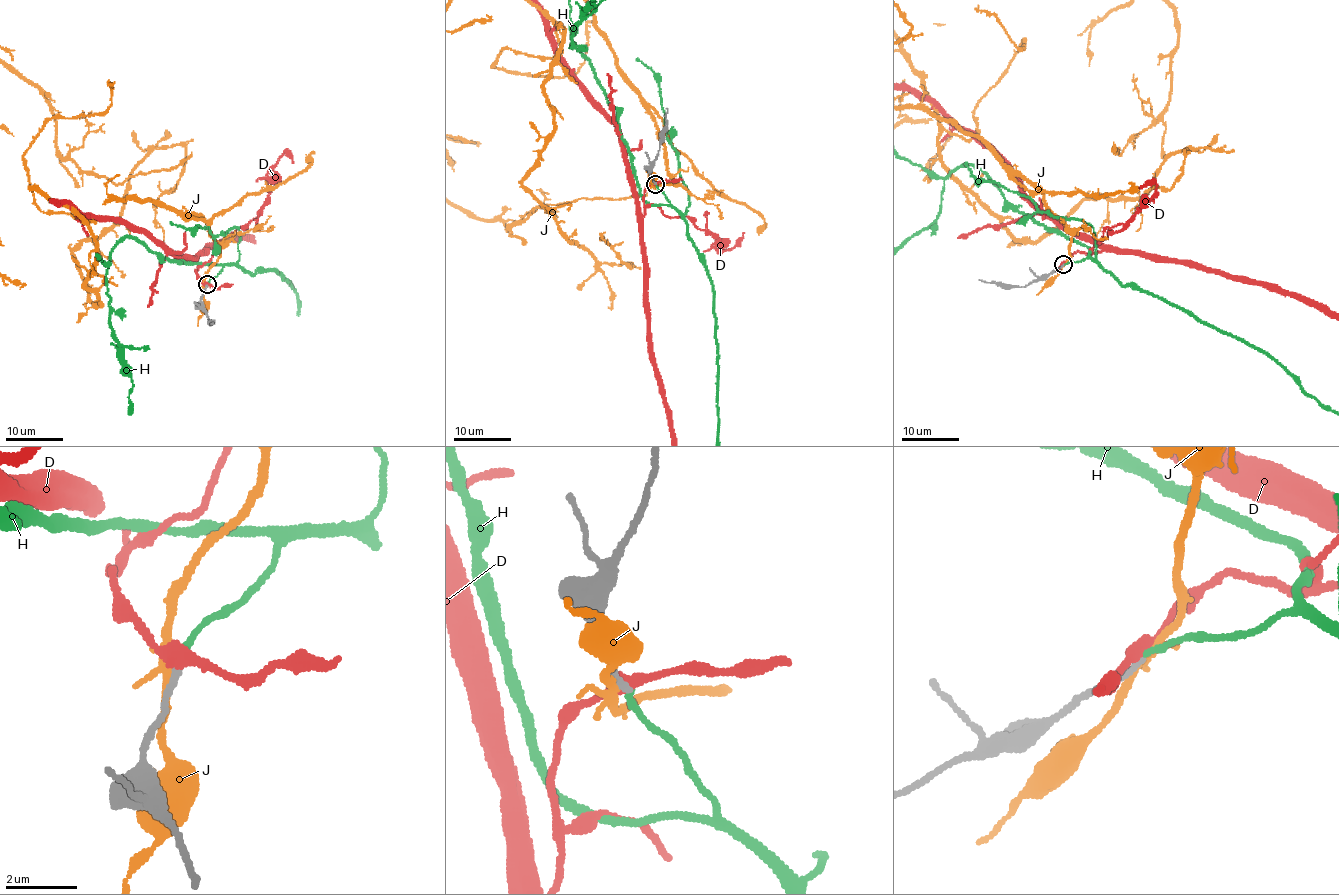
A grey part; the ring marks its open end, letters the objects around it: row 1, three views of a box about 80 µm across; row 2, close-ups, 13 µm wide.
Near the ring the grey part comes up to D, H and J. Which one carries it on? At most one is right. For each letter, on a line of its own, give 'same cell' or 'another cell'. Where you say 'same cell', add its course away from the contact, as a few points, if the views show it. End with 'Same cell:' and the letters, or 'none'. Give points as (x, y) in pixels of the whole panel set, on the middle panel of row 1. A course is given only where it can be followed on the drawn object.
D: another cell
H: same cell
J: another cell
Same cell: H

